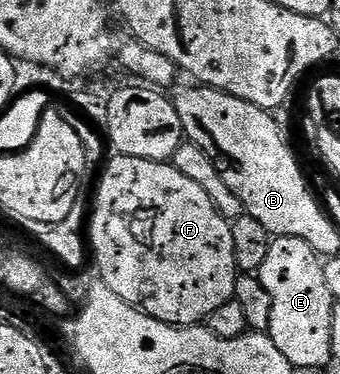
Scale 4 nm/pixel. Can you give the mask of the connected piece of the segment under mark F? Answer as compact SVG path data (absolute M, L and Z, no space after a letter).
M126 154L113 156L113 159L106 164L105 171L101 174L101 183L97 186L97 203L93 206L93 214L91 210L87 238L91 243L92 257L93 254L97 257L97 266L101 269L100 281L107 288L111 288L111 292L115 292L115 296L127 300L127 304L140 308L144 314L151 315L155 320L165 322L169 326L188 328L204 323L211 316L211 312L215 312L222 304L234 301L233 293L237 287L239 271L235 260L235 240L230 219L221 215L215 208L211 196L207 196L207 192L203 192L203 188L199 188L199 184L187 180L187 176L183 176L183 172L179 172L169 162L152 162Z

